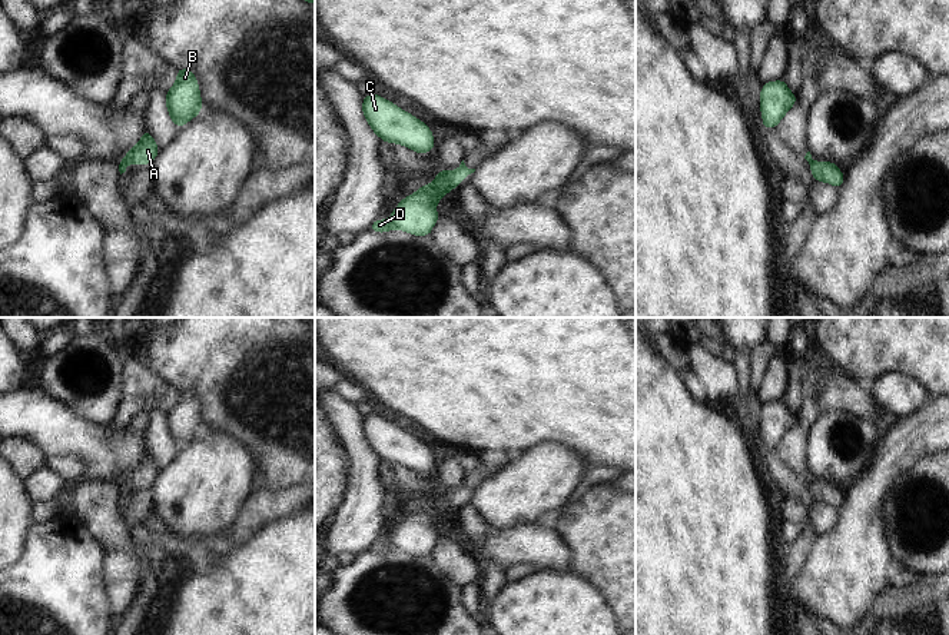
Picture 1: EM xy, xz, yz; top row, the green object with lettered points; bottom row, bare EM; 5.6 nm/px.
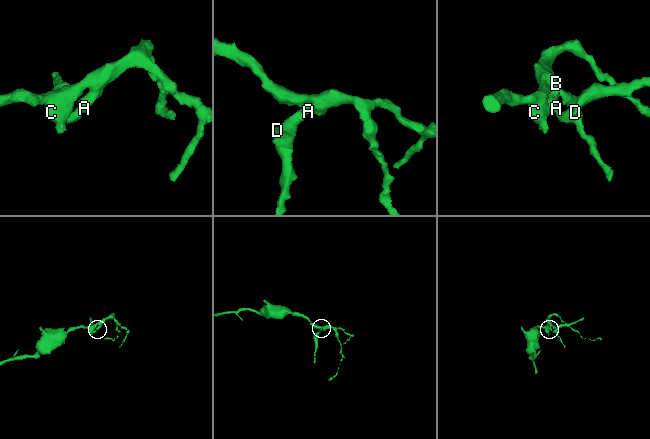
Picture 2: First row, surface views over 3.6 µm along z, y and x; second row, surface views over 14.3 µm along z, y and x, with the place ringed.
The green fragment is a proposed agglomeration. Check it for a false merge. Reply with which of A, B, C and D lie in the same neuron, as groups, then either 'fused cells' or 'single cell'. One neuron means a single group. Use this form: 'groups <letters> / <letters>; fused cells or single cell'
groups A B C D; single cell

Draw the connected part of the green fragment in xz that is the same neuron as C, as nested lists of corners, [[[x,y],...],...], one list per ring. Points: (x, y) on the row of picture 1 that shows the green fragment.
[[[371,93],[361,104],[372,132],[389,144],[402,144],[419,154],[435,149],[431,129],[395,103]]]

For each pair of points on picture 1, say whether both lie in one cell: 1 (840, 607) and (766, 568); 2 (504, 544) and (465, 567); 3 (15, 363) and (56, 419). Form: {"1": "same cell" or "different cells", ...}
{"1": "different cells", "2": "different cells", "3": "different cells"}

